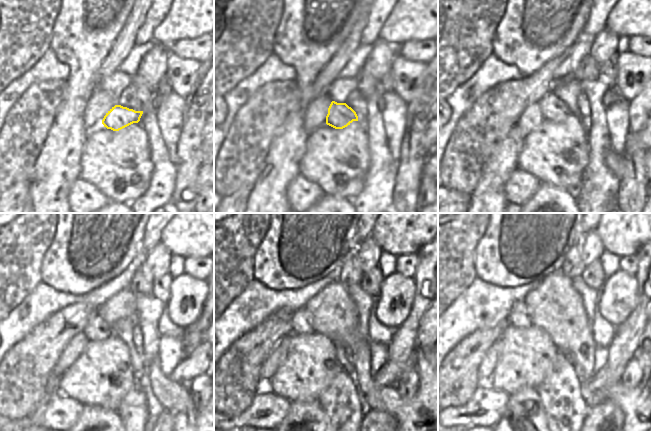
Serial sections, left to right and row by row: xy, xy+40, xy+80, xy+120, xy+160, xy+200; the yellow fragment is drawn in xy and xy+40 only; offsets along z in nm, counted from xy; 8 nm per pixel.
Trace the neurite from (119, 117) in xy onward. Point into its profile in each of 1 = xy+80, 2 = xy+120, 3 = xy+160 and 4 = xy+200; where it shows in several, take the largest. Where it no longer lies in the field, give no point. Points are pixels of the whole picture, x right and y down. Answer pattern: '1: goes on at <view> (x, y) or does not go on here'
1: goes on at xy+80 (552, 109)
2: goes on at xy+120 (96, 329)
3: goes on at xy+160 (301, 320)
4: goes on at xy+200 (518, 316)

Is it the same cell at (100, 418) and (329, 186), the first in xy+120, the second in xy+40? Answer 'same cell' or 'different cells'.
different cells

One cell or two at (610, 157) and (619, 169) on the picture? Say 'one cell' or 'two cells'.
one cell

